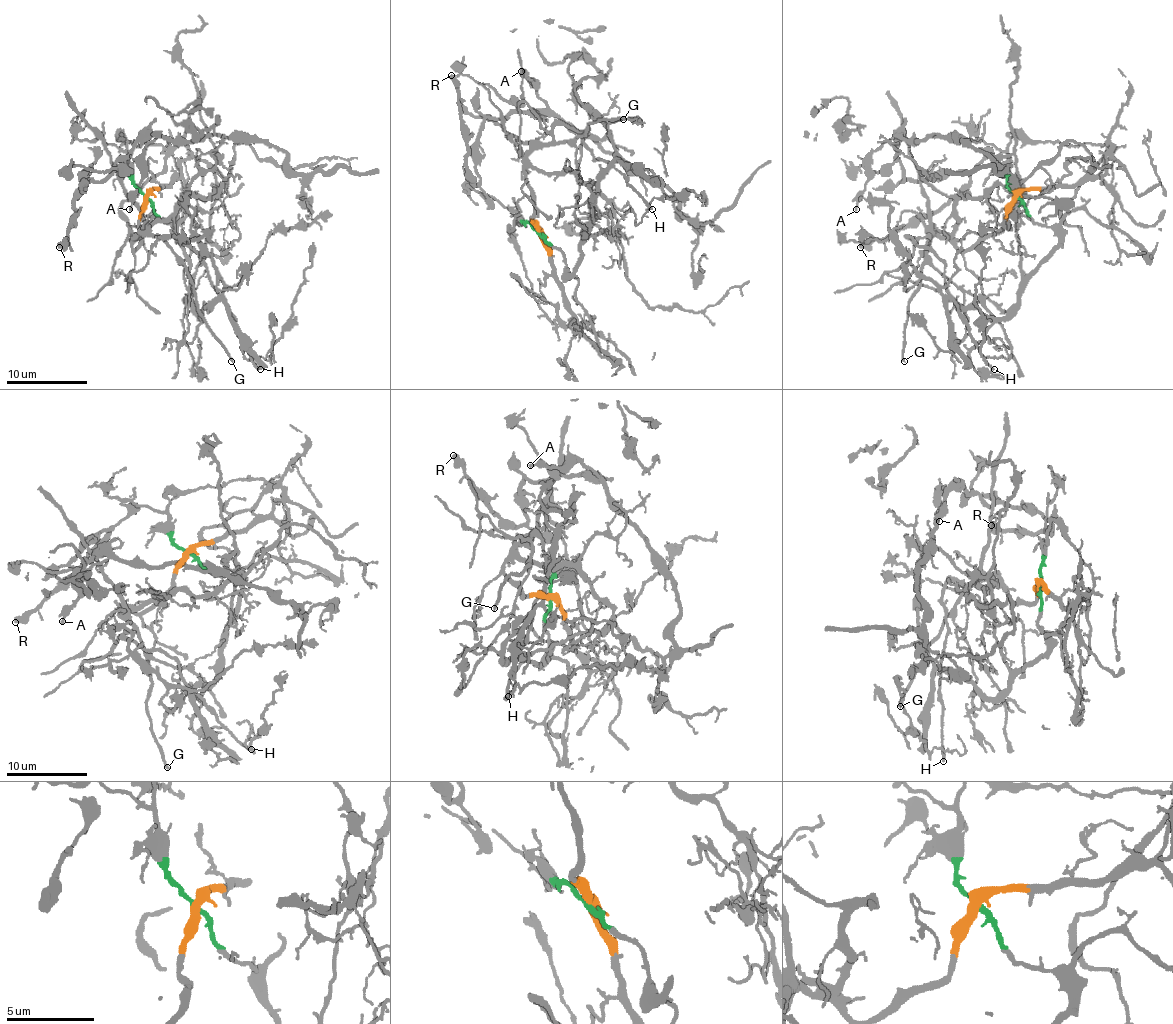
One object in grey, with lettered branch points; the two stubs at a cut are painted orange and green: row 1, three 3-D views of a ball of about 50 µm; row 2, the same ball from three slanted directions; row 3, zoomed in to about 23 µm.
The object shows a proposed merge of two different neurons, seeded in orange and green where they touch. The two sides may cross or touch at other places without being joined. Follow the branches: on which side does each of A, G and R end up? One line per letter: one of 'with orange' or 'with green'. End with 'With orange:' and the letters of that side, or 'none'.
A: with green
G: with orange
R: with green
With orange: G

